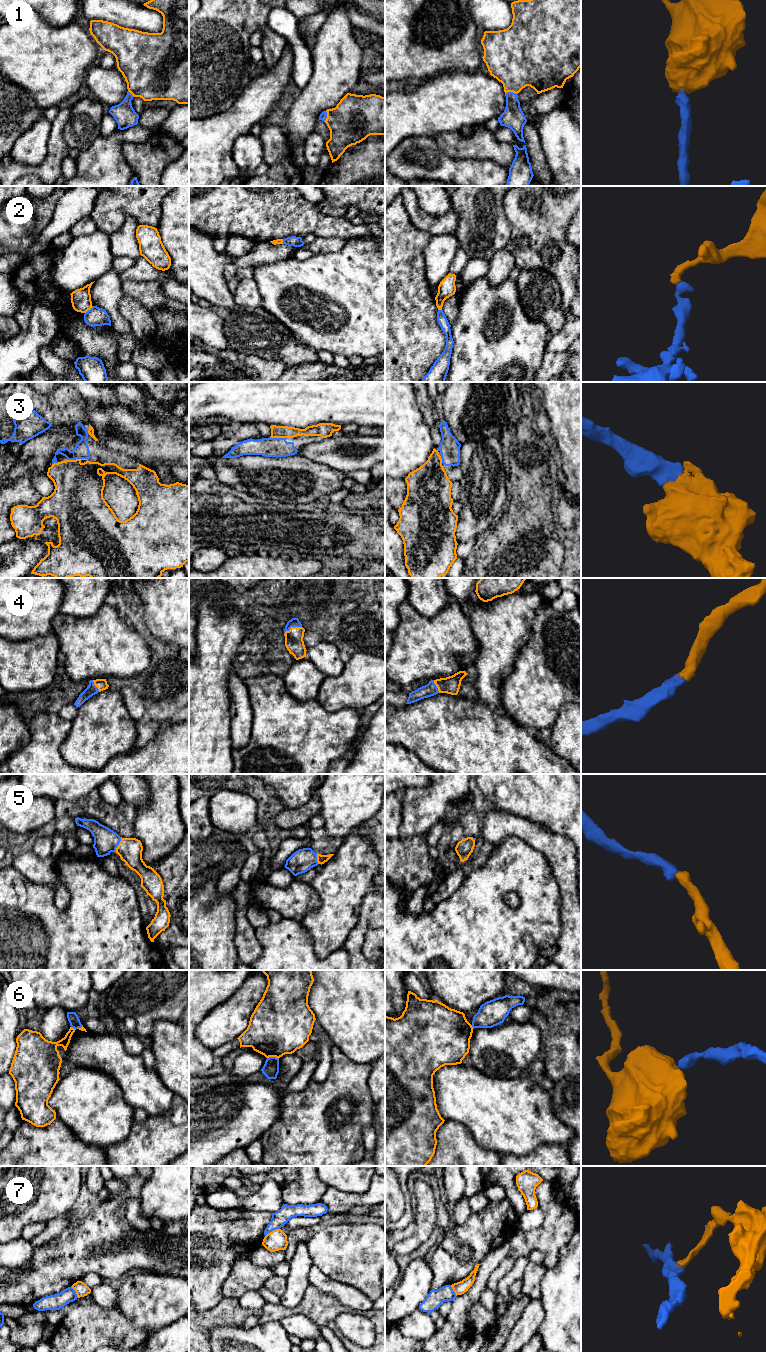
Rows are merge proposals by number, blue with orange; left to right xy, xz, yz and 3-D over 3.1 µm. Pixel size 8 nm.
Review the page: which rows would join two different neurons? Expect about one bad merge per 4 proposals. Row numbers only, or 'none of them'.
2, 6, 7

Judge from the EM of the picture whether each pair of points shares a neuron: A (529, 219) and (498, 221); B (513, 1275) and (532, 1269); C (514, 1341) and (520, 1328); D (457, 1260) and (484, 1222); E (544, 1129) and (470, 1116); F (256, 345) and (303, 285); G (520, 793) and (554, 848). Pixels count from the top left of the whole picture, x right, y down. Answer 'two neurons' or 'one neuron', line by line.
A: two neurons
B: two neurons
C: one neuron
D: one neuron
E: one neuron
F: two neurons
G: two neurons

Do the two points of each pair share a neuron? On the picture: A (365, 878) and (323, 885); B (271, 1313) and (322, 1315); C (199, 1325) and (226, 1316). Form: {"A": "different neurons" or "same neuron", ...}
{"A": "same neuron", "B": "same neuron", "C": "same neuron"}

